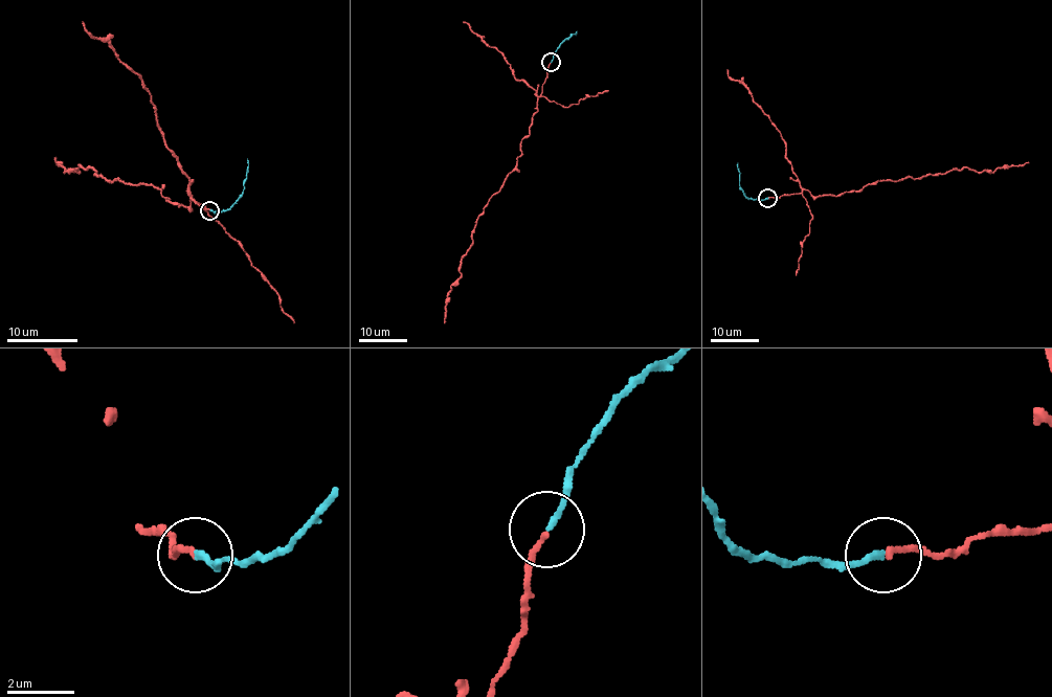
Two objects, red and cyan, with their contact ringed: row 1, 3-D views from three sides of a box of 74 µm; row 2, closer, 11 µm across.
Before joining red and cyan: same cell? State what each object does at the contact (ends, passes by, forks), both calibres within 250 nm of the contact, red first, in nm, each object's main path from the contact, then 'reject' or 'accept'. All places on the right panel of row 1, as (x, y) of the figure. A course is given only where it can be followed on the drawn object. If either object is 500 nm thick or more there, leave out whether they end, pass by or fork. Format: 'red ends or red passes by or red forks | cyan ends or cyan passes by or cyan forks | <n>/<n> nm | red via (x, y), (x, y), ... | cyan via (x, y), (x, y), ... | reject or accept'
red ends | cyan ends | 180/170 nm | red via (768, 198), (804, 189), (818, 197), (840, 196), (878, 181), (964, 167), (992, 173), (1029, 162) | cyan via (767, 198), (750, 199), (744, 194), (737, 162) | accept

